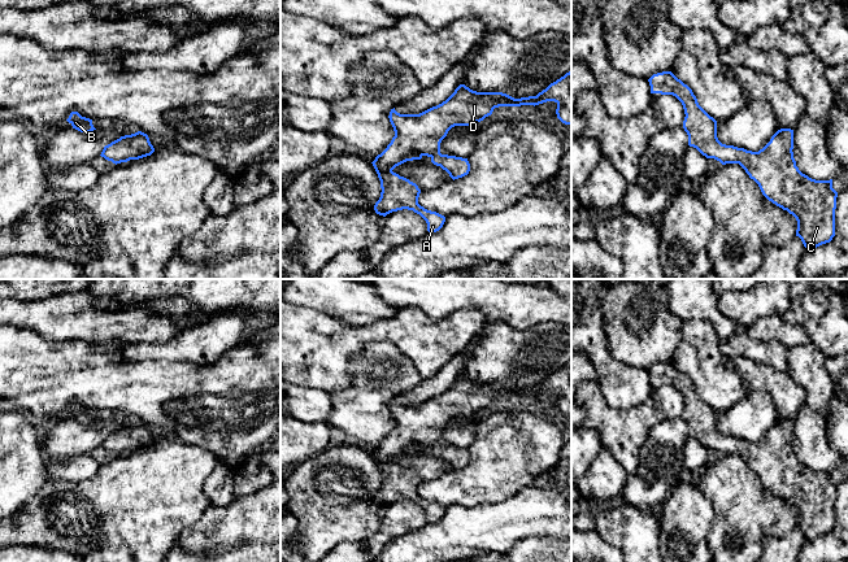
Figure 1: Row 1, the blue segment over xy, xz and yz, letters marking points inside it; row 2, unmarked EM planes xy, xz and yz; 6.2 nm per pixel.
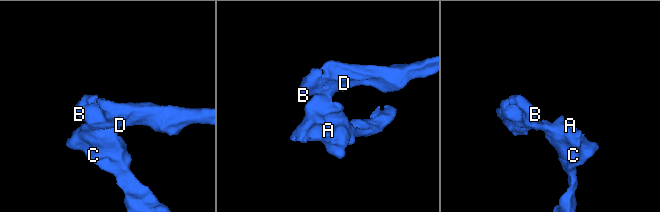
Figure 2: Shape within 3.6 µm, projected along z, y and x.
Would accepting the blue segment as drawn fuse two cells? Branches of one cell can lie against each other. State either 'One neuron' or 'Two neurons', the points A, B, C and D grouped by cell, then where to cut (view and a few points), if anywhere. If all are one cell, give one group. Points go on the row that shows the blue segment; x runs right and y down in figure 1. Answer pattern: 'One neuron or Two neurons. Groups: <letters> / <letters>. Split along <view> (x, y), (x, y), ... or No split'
One neuron. Groups: A B C D. No split

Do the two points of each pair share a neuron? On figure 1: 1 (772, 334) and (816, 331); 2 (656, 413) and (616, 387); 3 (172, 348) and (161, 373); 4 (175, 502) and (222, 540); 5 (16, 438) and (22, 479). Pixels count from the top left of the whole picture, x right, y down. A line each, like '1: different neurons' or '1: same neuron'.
1: different neurons
2: different neurons
3: different neurons
4: different neurons
5: same neuron

